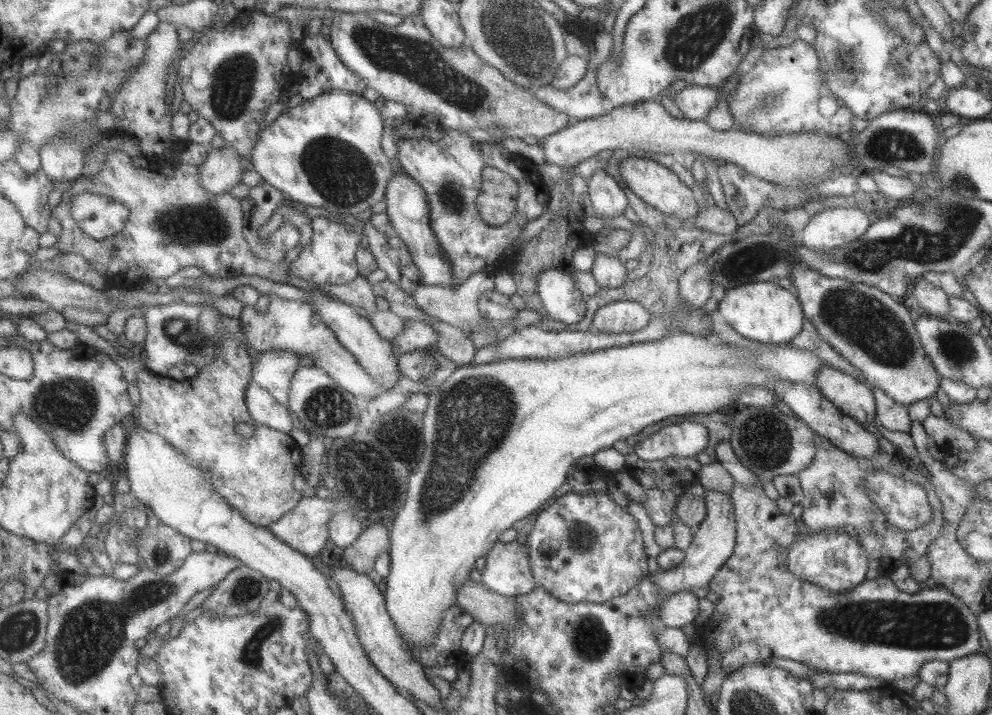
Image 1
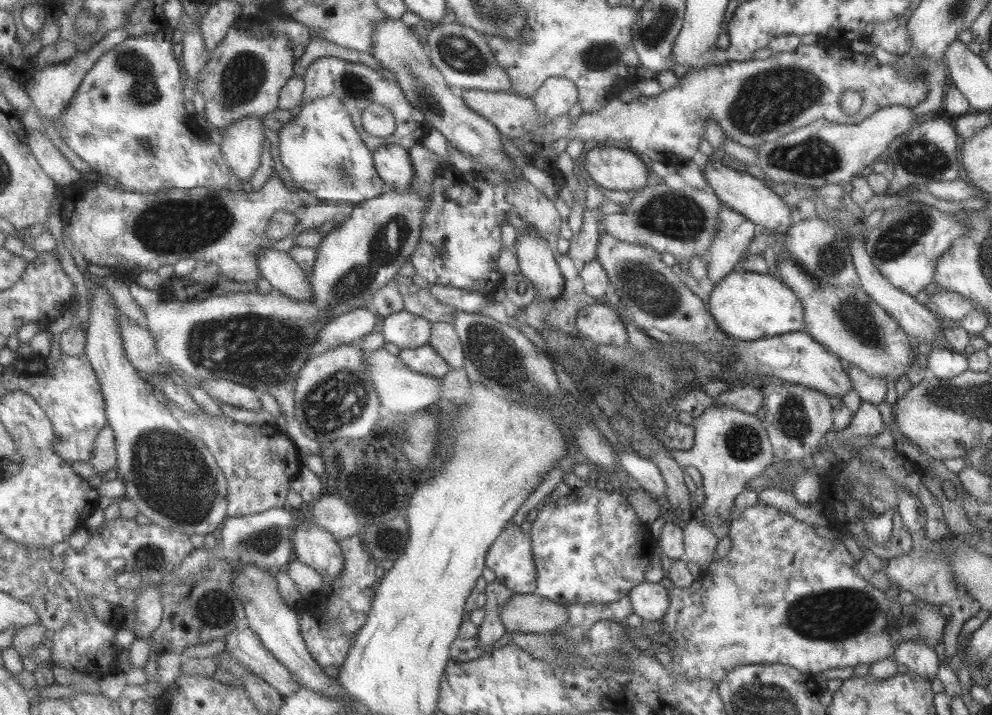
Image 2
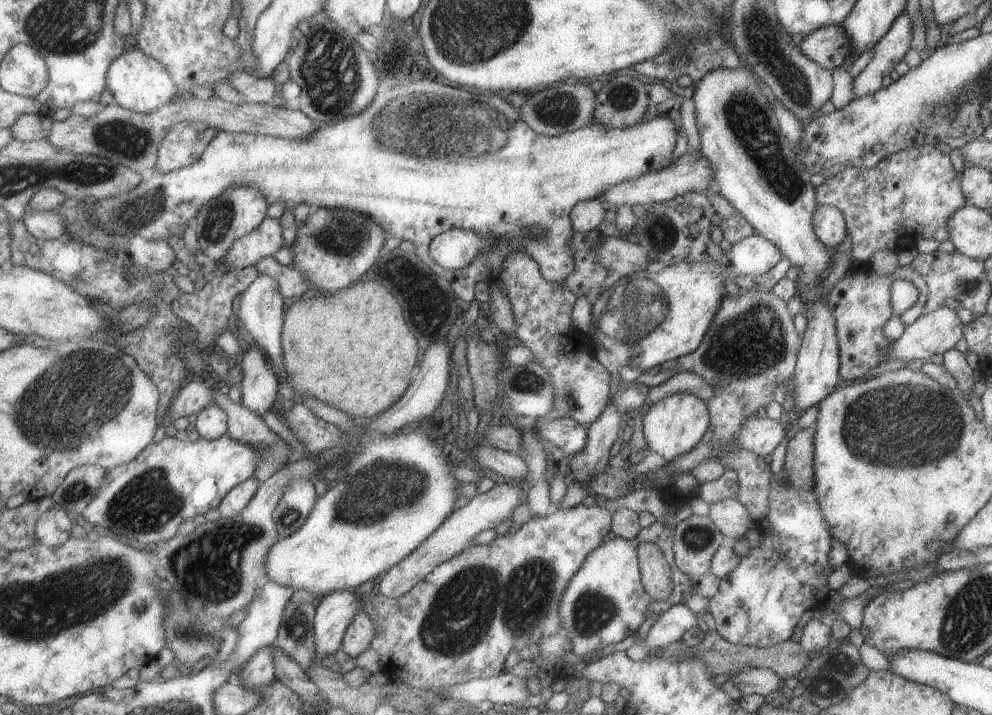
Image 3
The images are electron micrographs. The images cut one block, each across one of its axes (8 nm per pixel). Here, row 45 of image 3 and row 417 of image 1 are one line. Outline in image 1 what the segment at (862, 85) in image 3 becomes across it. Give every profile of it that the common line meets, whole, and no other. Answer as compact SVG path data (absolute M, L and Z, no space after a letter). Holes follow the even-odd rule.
M871 388L875 399L874 419L887 430L909 433L911 420L907 415L907 407L896 403L878 388Z

